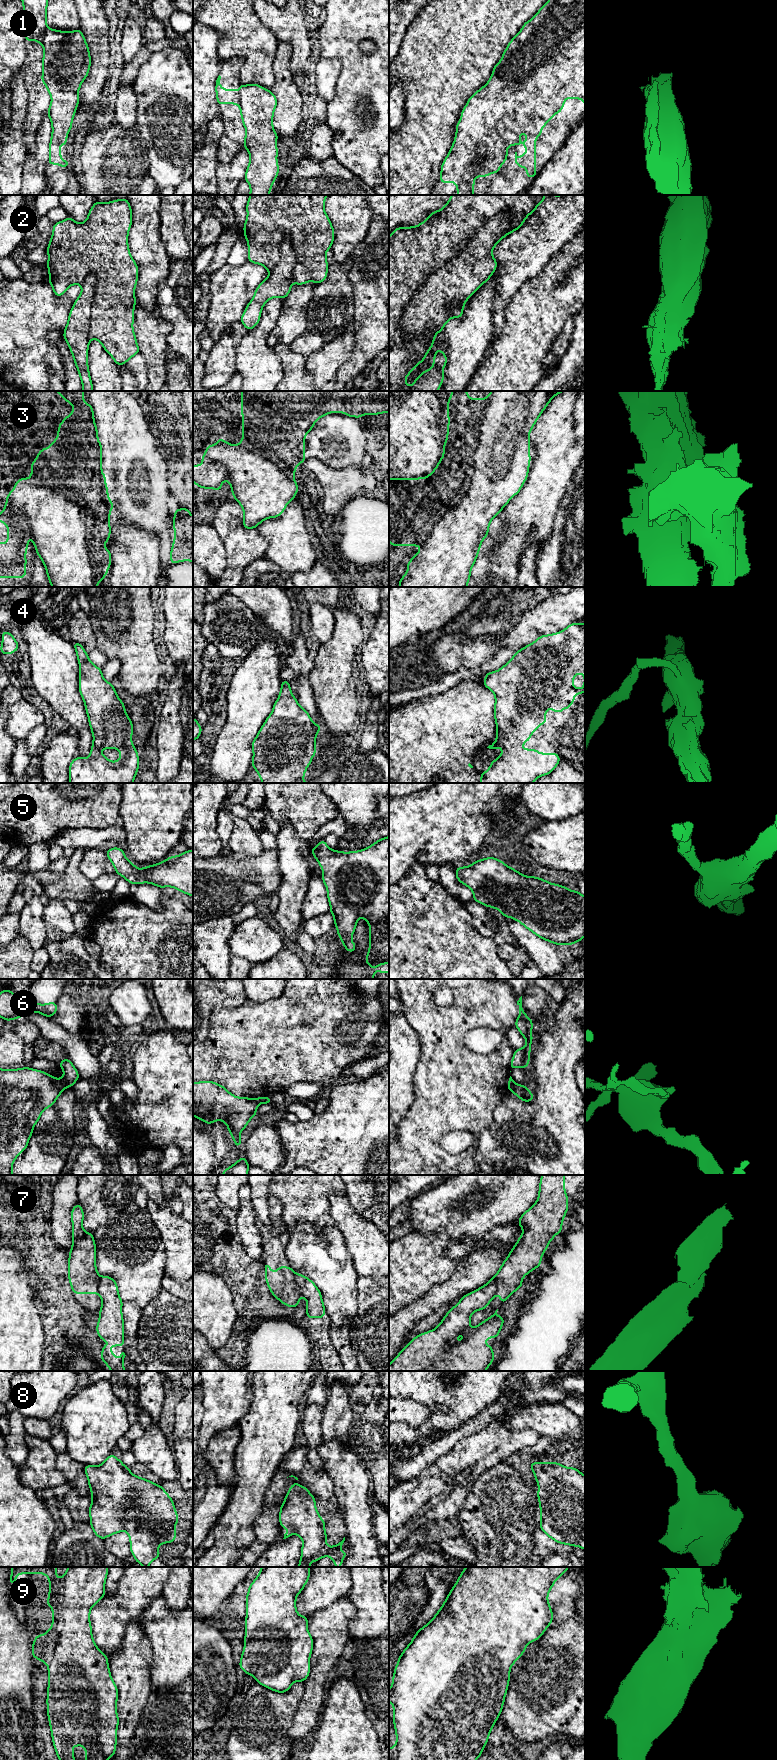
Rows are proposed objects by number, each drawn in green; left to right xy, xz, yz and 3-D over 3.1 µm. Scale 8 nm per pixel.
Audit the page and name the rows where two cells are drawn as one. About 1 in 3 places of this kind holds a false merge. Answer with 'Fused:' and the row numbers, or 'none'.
Fused: 1, 2, 3, 6, 7

